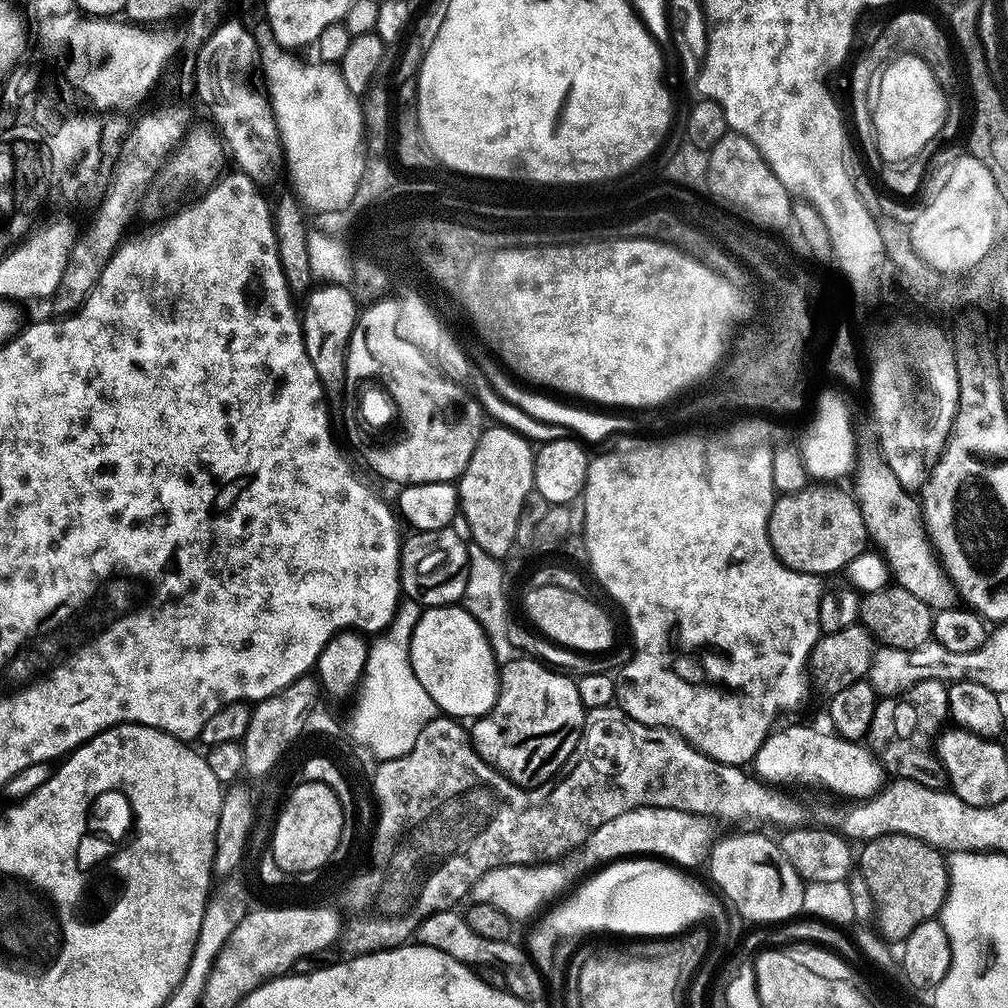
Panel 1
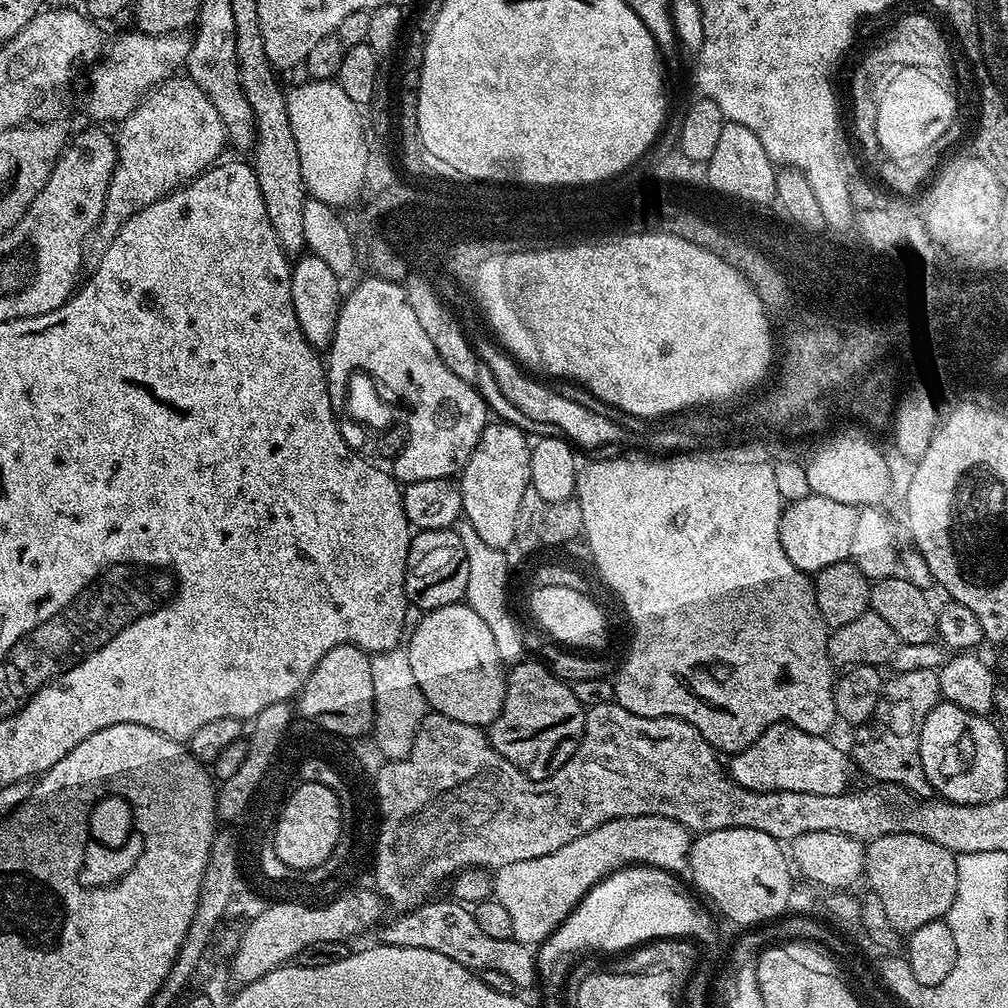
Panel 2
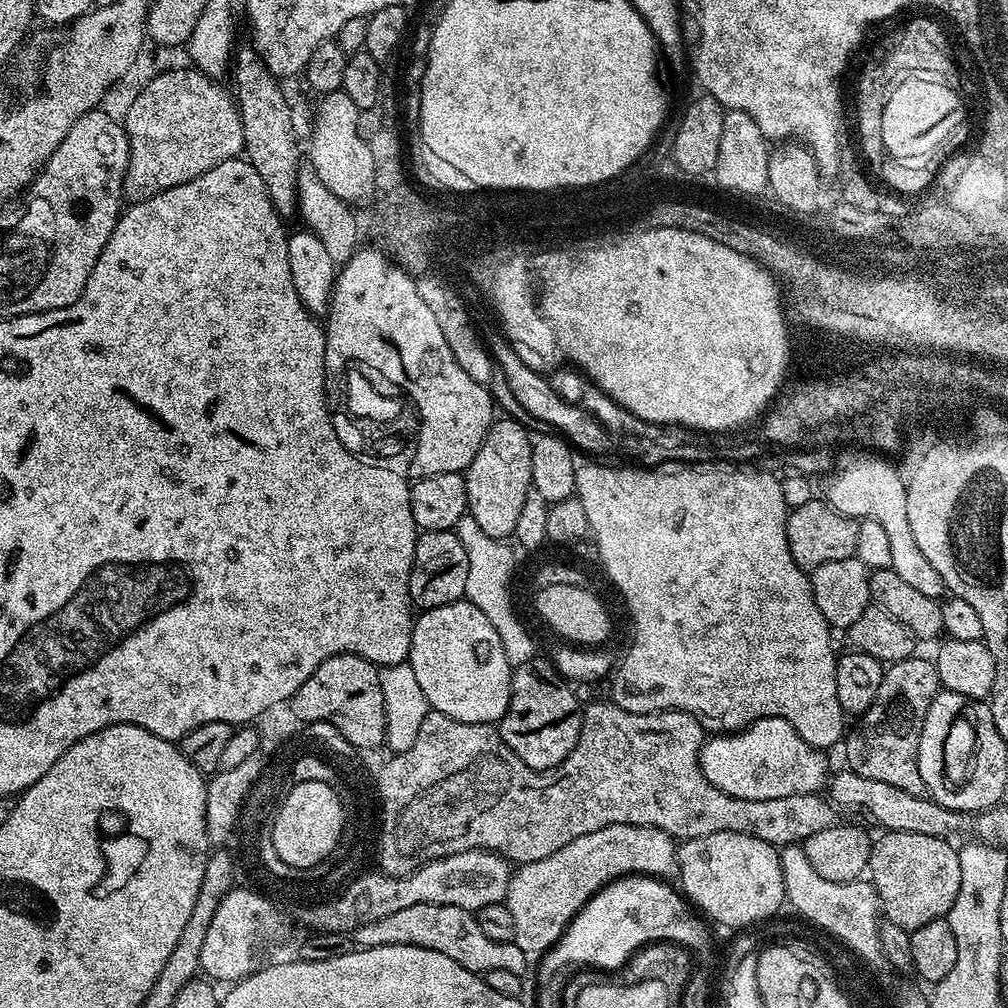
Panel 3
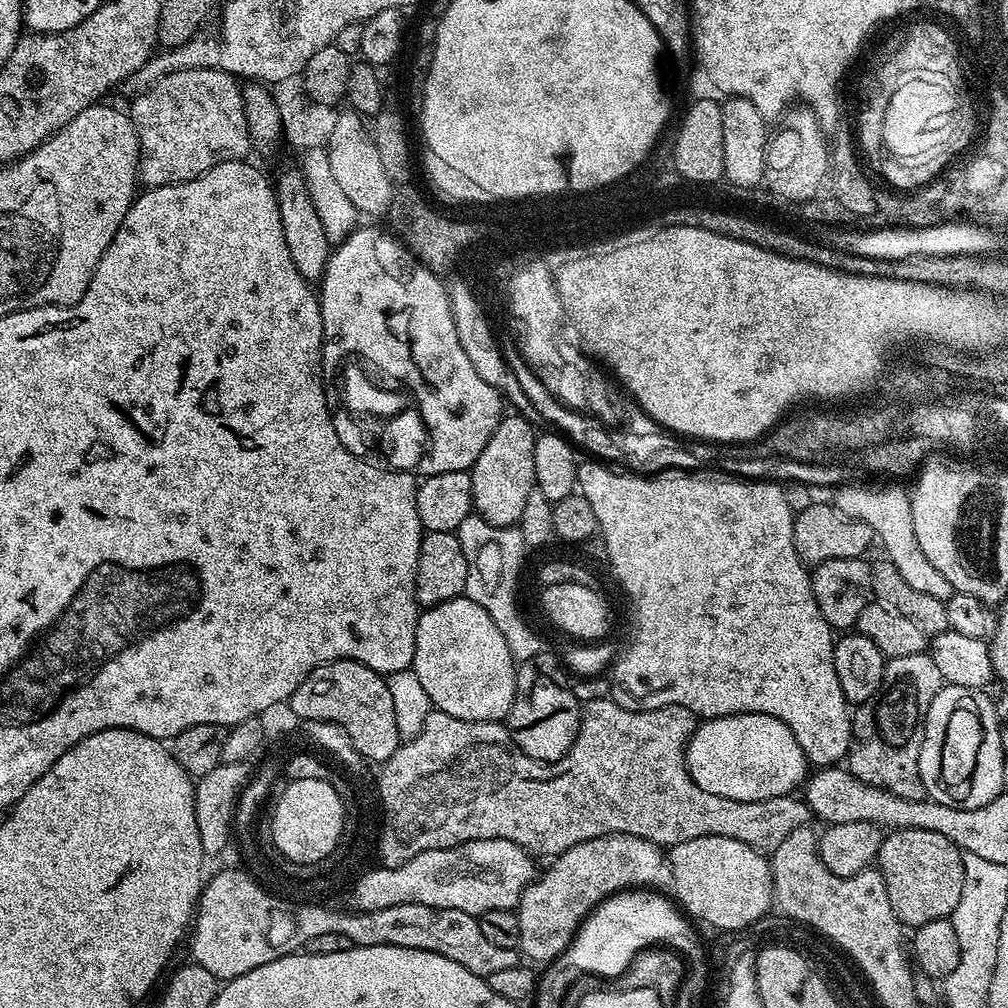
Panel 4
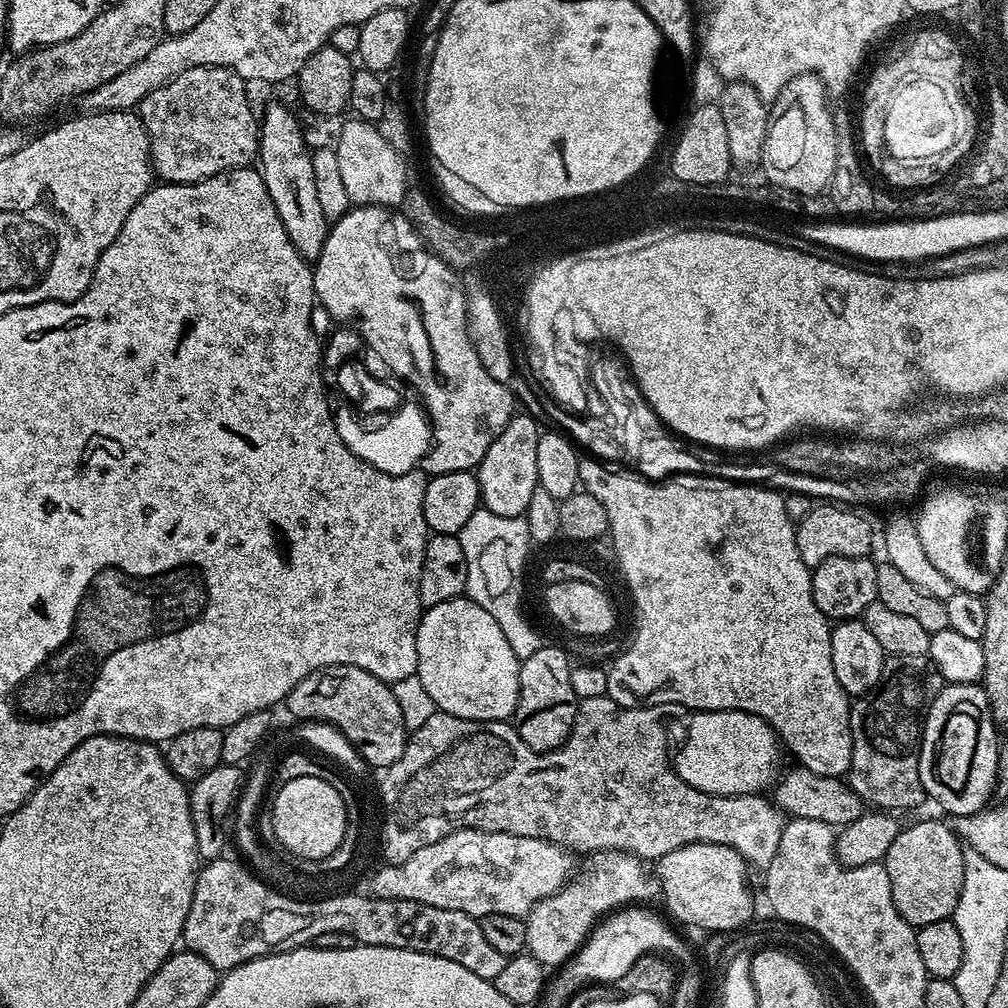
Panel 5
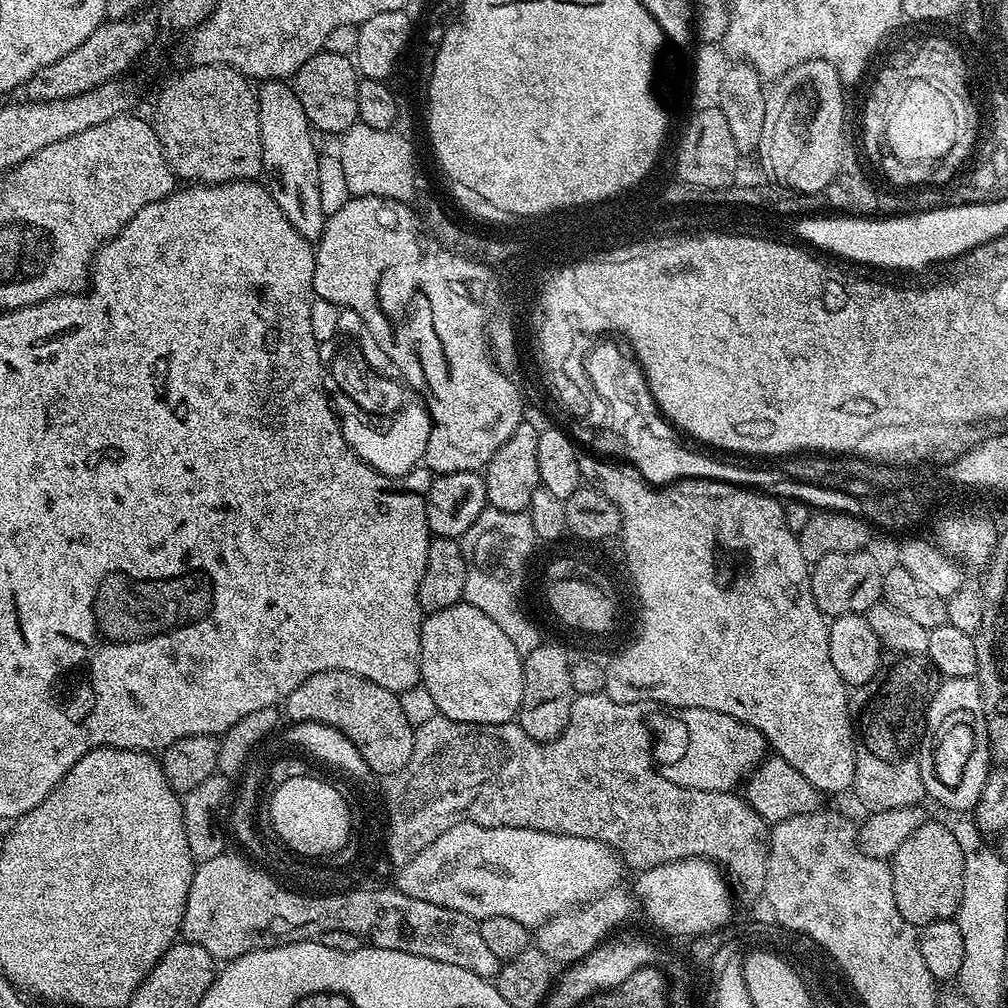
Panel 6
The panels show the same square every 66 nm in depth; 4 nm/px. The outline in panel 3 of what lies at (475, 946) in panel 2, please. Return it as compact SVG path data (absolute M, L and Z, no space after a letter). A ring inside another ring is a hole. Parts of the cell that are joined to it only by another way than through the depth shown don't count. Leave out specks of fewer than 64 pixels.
M419 904L406 906L387 918L378 918L378 922L366 922L358 926L354 939L360 948L377 948L378 946L418 946L422 950L434 950L446 954L446 958L458 962L466 970L483 974L490 970L510 970L524 976L527 973L530 958L520 949L515 940L494 942L487 934L482 934L475 915L462 906L438 906L437 904Z

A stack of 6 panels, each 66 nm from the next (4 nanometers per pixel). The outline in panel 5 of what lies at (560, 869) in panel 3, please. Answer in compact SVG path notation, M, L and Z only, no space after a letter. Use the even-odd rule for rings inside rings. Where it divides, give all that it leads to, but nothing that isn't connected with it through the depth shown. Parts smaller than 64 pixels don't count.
M618 850L594 852L584 869L577 871L563 888L530 909L526 926L527 955L538 958L545 969L555 970L565 964L587 941L593 928L605 916L629 906L644 906L660 896L660 881L653 869L638 856Z

